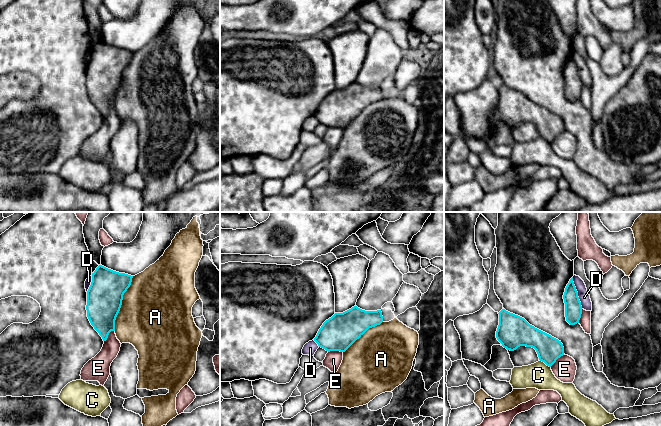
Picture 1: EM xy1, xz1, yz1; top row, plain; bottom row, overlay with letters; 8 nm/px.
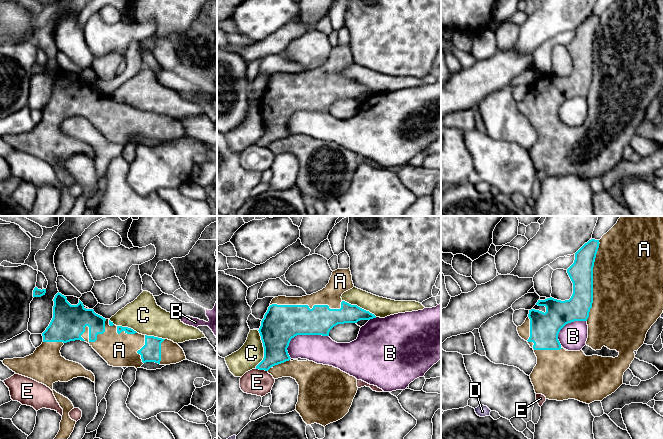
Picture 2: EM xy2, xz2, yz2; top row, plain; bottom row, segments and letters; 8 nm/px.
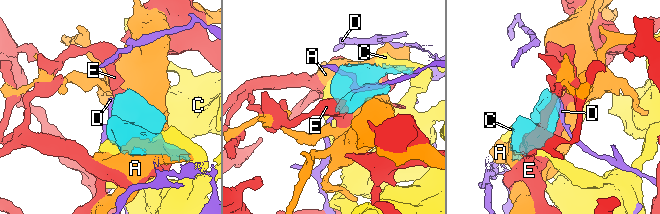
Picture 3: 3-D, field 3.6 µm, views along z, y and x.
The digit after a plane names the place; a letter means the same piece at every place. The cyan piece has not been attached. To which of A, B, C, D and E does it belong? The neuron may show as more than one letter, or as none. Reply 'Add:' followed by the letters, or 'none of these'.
Add: A

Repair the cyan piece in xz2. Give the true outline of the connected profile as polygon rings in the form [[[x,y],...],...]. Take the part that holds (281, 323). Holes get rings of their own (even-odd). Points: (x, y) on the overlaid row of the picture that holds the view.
[[[350,268],[337,269],[332,272],[326,287],[316,293],[302,297],[273,298],[261,321],[258,331],[264,347],[264,358],[256,369],[267,371],[274,379],[291,377],[296,380],[299,385],[296,411],[307,425],[317,423],[325,427],[342,419],[349,412],[357,393],[357,379],[333,366],[309,360],[291,361],[287,348],[291,339],[297,335],[329,336],[330,330],[338,324],[376,318],[369,311],[342,300],[342,294],[353,287]]]

